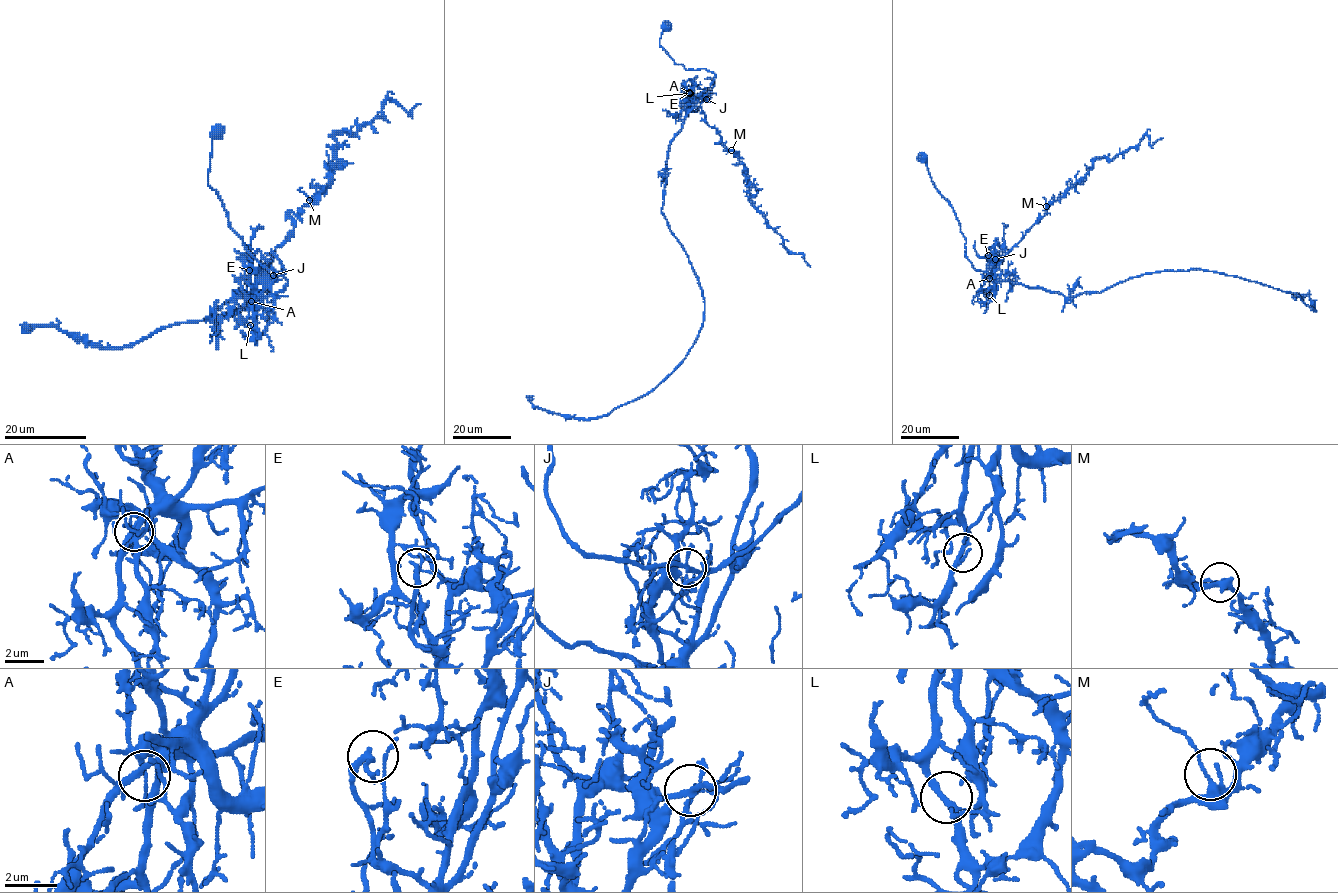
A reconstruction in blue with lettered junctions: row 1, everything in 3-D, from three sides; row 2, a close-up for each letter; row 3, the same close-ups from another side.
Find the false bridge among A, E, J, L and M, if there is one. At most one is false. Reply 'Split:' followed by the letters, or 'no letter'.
Split: J

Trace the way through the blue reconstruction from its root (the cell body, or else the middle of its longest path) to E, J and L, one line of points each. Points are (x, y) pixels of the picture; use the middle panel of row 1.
E: (666, 24), (659, 44), (674, 63), (687, 70), (706, 69), (716, 75), (700, 96), (692, 99), (689, 92)
J: (666, 24), (659, 44), (674, 63), (687, 70), (706, 69), (716, 75), (709, 88), (696, 96), (706, 99)
L: (666, 24), (659, 44), (674, 63), (687, 70), (706, 69), (716, 75), (700, 96), (689, 93)

